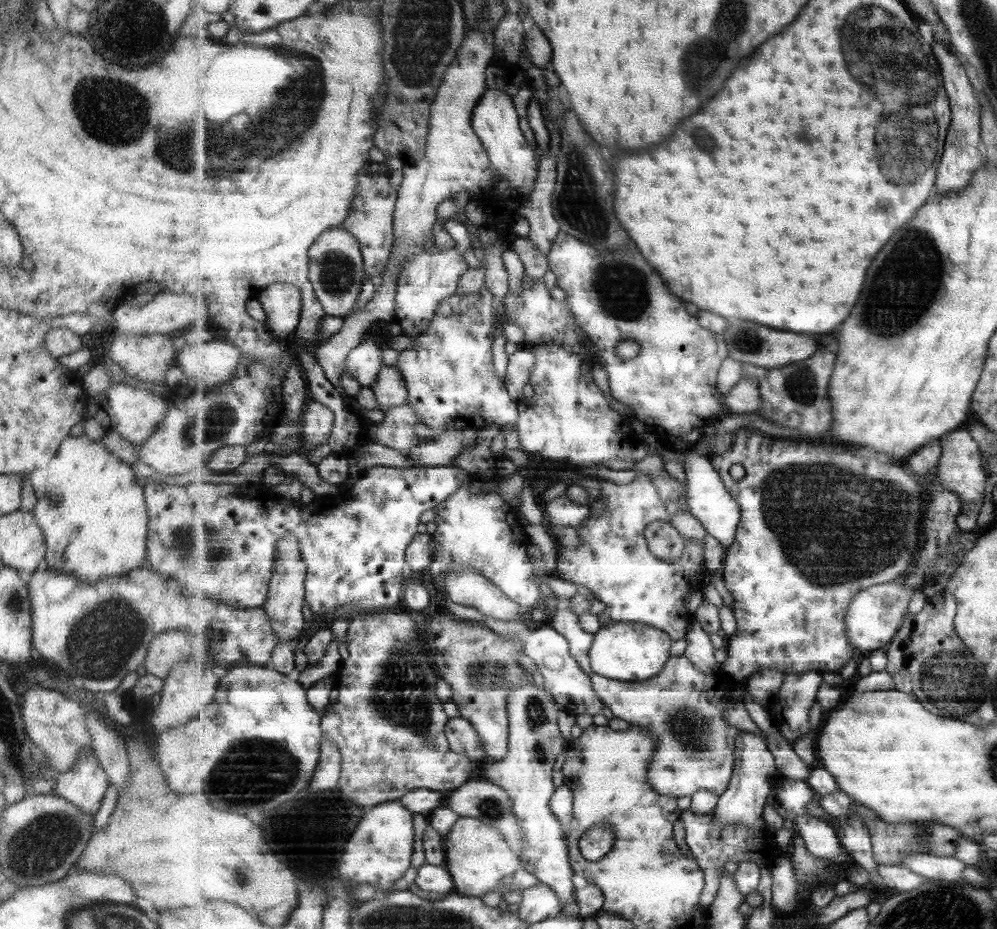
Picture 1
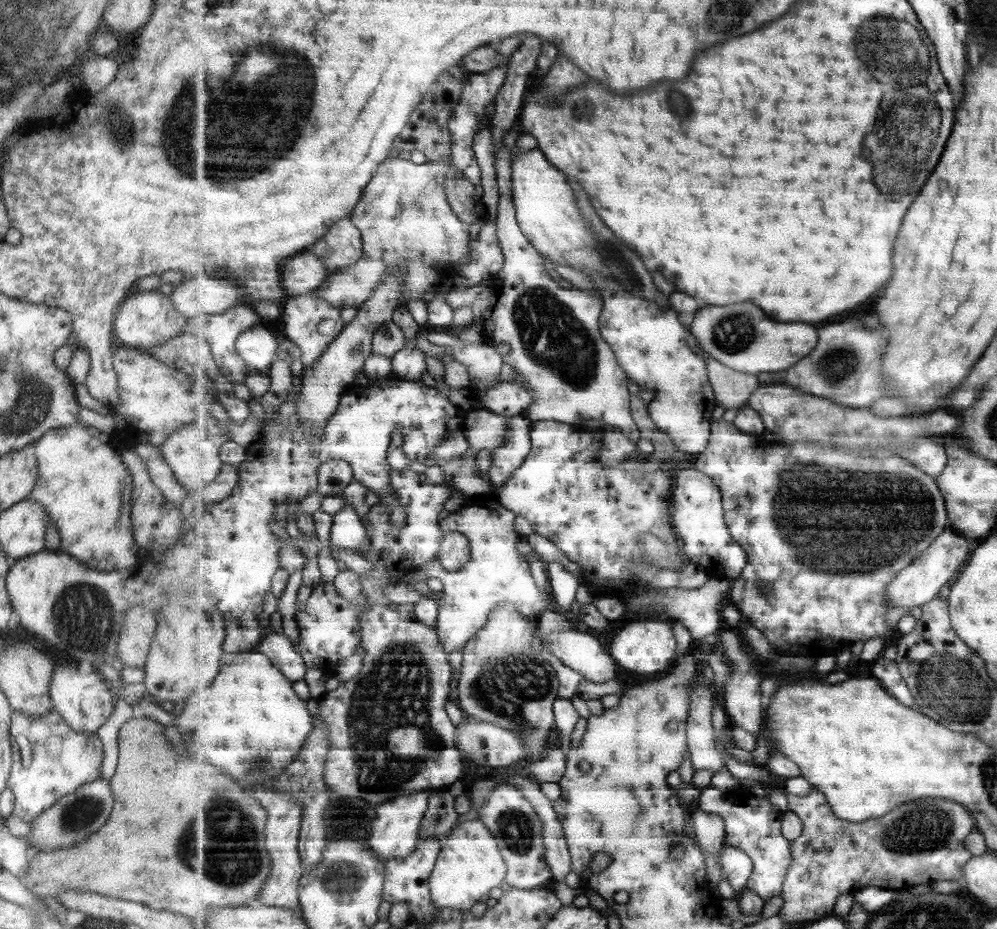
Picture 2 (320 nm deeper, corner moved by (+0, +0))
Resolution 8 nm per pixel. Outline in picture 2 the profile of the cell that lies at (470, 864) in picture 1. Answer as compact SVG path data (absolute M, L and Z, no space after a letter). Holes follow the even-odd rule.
M481 819L460 824L452 830L451 836L442 840L442 849L430 878L430 887L437 908L454 908L468 913L477 902L488 899L493 888L499 888L506 882L508 866L499 850L498 840Z

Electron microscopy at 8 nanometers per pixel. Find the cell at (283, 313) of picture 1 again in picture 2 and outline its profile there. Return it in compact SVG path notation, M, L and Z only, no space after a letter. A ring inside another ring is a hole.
M313 252L295 255L282 272L282 286L287 297L301 296L318 289L329 277L327 269L327 263Z

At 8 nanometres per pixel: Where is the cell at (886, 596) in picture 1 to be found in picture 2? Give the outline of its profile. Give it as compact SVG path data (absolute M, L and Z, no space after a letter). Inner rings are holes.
M947 527L934 544L931 544L930 549L925 550L917 561L903 569L888 586L887 594L892 602L891 608L908 611L910 608L921 608L927 602L931 602L944 586L953 583L957 576L960 576L961 570L966 568L971 554L969 538L959 529Z

